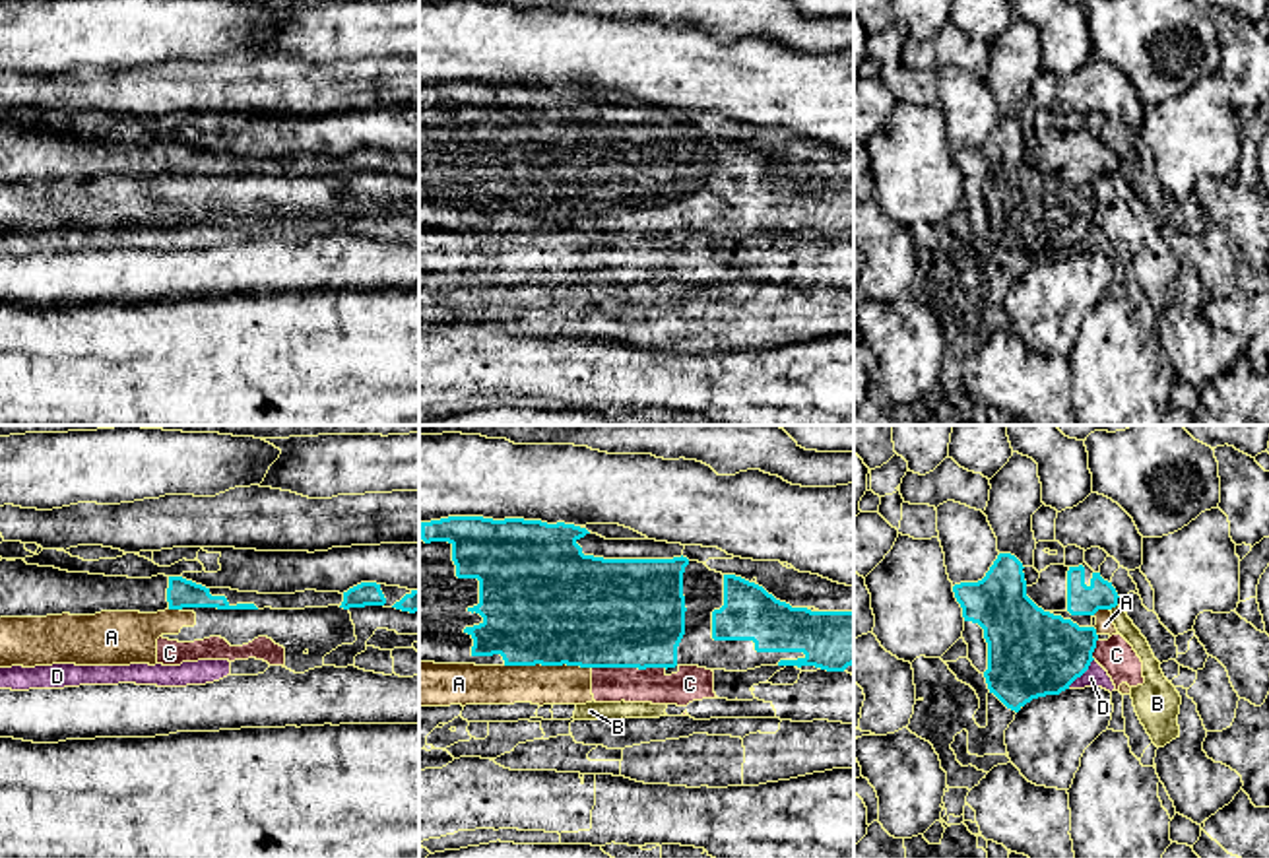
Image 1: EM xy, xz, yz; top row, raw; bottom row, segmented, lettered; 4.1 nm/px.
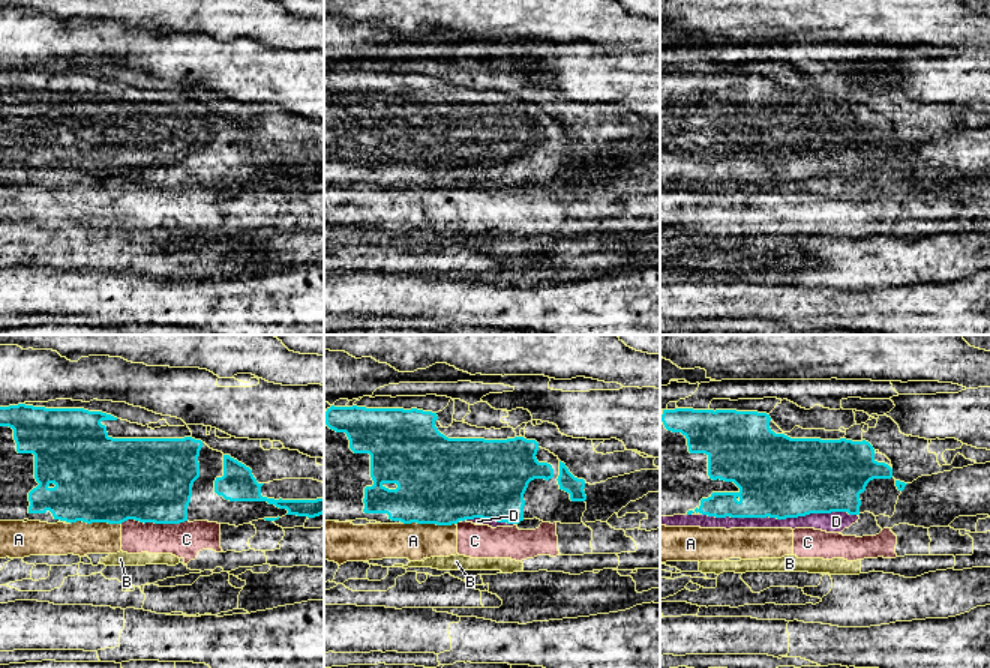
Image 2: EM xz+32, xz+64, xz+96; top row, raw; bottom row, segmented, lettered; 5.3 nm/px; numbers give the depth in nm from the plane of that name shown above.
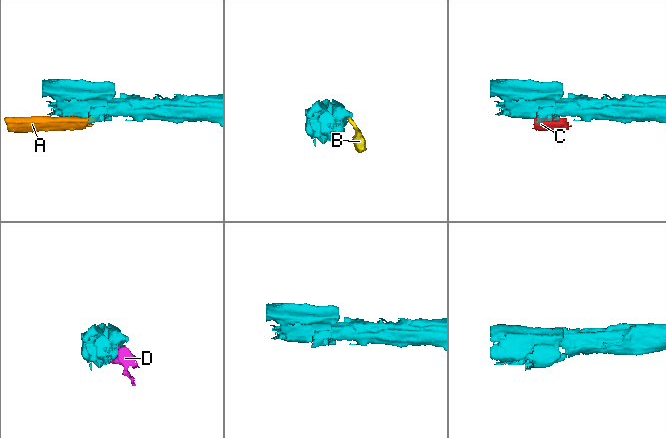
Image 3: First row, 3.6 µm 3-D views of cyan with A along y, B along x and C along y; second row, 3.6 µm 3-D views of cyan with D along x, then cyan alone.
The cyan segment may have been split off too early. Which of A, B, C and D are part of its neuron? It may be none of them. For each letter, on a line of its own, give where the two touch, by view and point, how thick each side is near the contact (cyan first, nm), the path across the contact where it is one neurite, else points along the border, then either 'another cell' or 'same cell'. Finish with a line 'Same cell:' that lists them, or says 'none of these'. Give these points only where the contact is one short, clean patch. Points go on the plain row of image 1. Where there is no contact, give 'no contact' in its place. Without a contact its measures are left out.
A: contact xz (548, 230); calibres 500 and 160 nm; another cell
B: contact yz (1112, 171); calibres 130 and 70 nm; border yz (1116, 169), (1110, 175); another cell
C: contact xz (629, 231); calibres 440 and 140 nm; another cell
D: contact yz (1081, 239); calibres 360 and 90 nm; another cell
Same cell: none of these

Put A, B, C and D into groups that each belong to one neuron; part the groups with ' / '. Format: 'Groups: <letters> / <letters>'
Groups: A B C D

